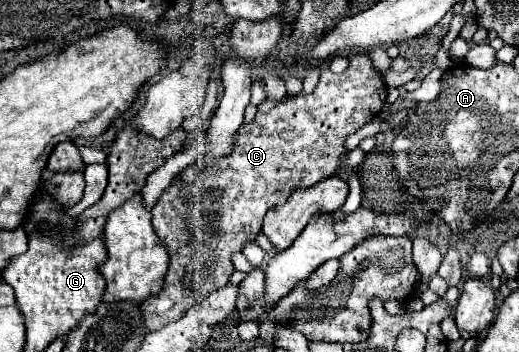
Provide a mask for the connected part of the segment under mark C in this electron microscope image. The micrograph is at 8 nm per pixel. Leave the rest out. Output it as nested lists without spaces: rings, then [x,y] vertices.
[[[351,51],[349,67],[341,75],[323,71],[313,93],[287,95],[281,101],[265,99],[257,109],[257,117],[251,123],[243,123],[237,131],[233,151],[229,155],[207,161],[199,171],[195,171],[195,165],[185,167],[151,209],[153,227],[167,245],[171,263],[165,275],[163,289],[143,301],[143,319],[147,331],[155,331],[171,321],[181,319],[195,303],[203,301],[209,293],[225,287],[231,273],[235,271],[231,255],[243,251],[245,243],[257,239],[267,209],[283,203],[295,191],[295,187],[311,187],[335,175],[347,155],[347,137],[361,129],[367,121],[375,119],[381,113],[385,101],[387,87],[381,71],[373,67],[367,51],[363,51],[363,55]]]

